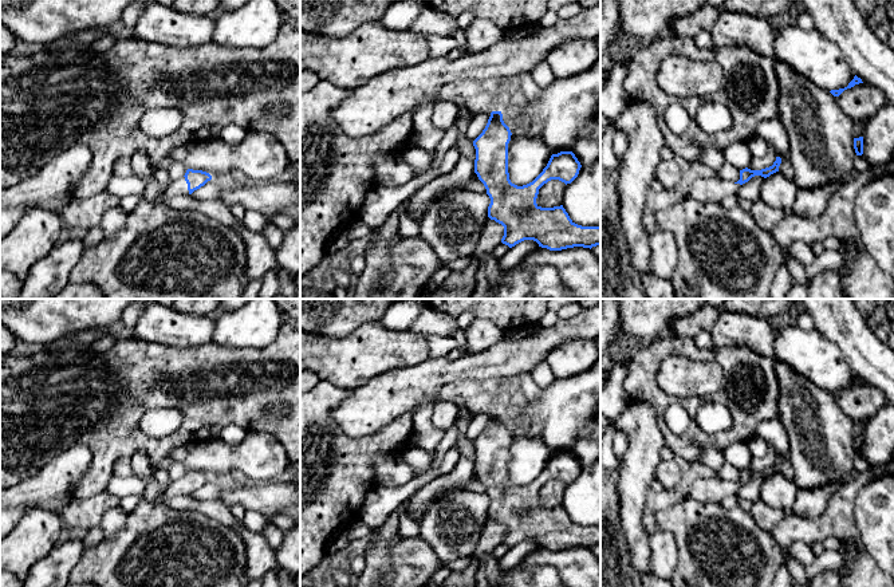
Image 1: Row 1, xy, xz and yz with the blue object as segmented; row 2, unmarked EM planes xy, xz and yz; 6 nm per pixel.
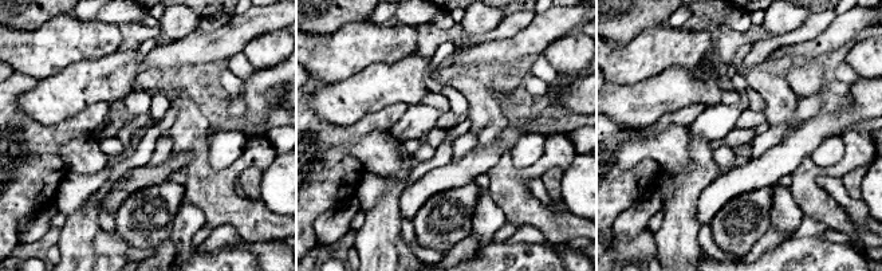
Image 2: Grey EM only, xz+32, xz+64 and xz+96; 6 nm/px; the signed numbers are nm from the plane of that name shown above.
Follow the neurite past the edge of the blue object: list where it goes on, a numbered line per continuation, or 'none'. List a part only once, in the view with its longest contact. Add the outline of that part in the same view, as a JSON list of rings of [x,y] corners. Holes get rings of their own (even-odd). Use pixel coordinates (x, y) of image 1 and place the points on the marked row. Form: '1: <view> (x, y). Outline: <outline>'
1: xy (176, 188). Outline: [[[181,177],[176,181],[172,181],[168,185],[165,194],[162,196],[159,202],[165,204],[169,198],[184,196],[184,194],[189,194],[189,190],[188,190],[188,184],[185,181],[185,177]]]

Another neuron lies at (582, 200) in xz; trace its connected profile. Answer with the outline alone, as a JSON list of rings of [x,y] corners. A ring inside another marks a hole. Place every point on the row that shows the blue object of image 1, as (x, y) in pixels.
[[[600,162],[582,166],[578,177],[566,185],[563,208],[572,222],[600,226]]]

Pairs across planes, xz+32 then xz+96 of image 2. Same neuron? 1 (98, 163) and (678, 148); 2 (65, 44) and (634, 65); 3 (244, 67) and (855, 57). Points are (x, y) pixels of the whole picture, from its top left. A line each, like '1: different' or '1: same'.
1: same
2: same
3: different

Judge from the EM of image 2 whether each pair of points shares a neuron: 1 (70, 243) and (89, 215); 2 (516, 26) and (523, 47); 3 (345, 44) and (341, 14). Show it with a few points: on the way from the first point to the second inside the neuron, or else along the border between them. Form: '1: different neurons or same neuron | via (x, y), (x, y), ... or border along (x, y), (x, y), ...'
1: same neuron | via (77, 236), (83, 222)
2: different neurons | border along (535, 14), (524, 27), (511, 36), (488, 42)
3: different neurons | border along (367, 18), (345, 24), (331, 34), (311, 34)

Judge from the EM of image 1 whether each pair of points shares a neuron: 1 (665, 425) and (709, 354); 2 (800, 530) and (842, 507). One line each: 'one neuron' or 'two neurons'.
1: one neuron
2: one neuron

